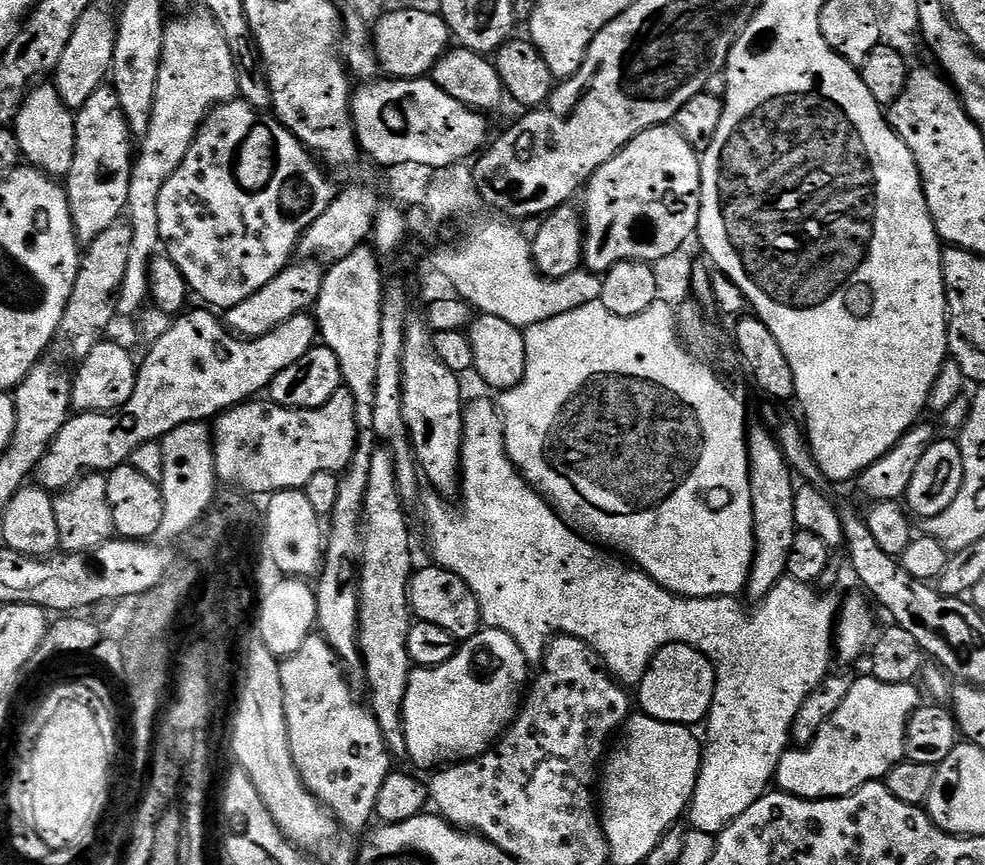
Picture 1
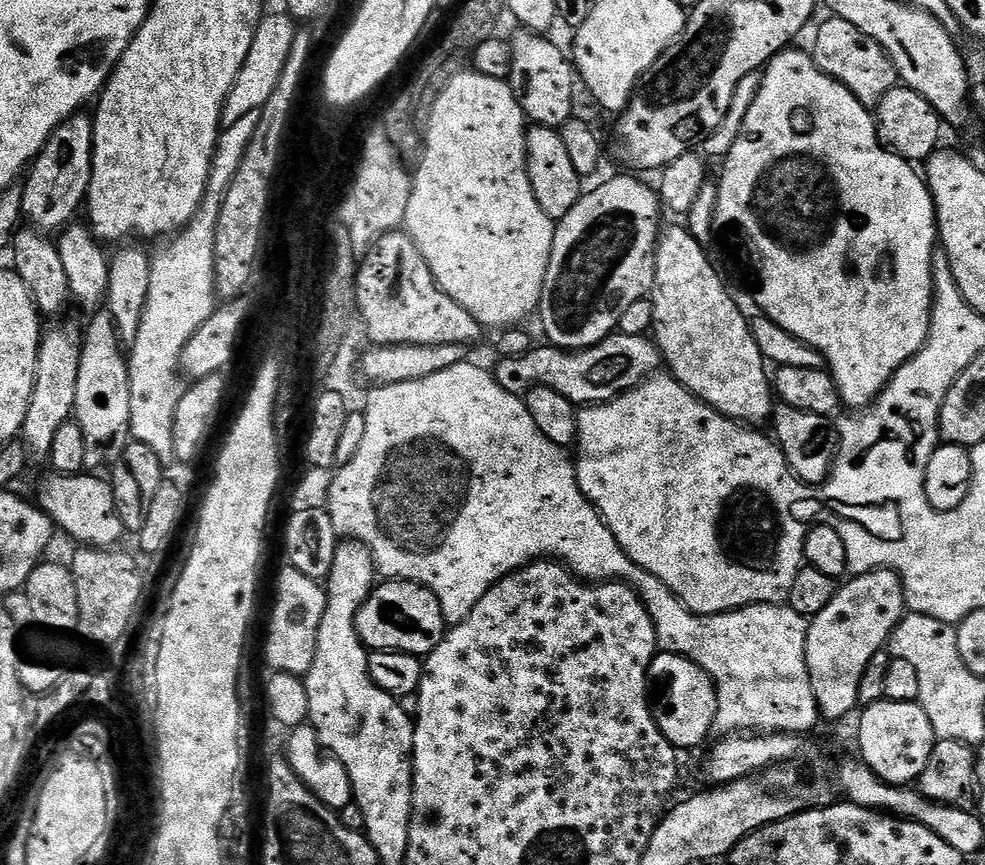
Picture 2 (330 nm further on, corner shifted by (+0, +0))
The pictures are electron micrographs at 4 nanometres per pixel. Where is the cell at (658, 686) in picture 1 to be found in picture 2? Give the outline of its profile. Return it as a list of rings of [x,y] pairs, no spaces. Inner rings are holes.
[[[661,651],[652,660],[648,668],[648,691],[652,717],[662,735],[678,750],[696,748],[708,735],[713,735],[718,714],[718,698],[716,687],[702,670],[692,660],[673,652]]]

